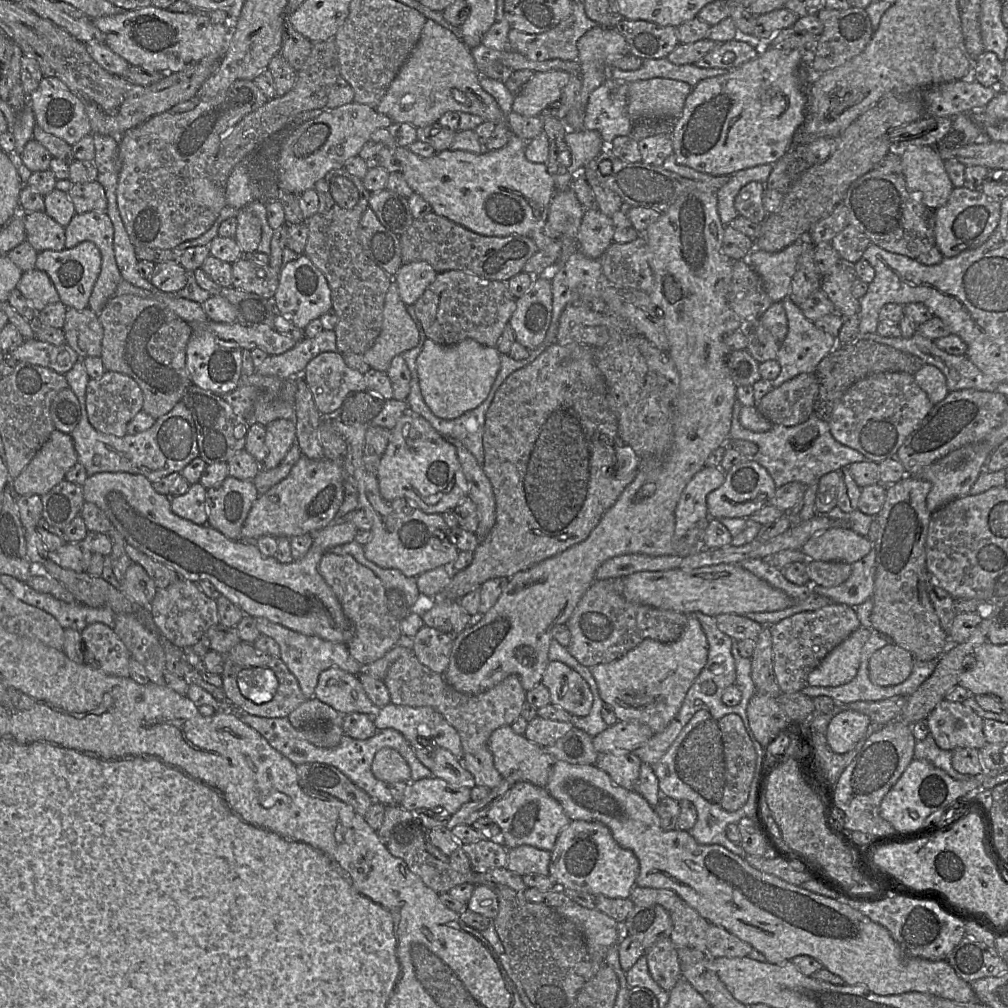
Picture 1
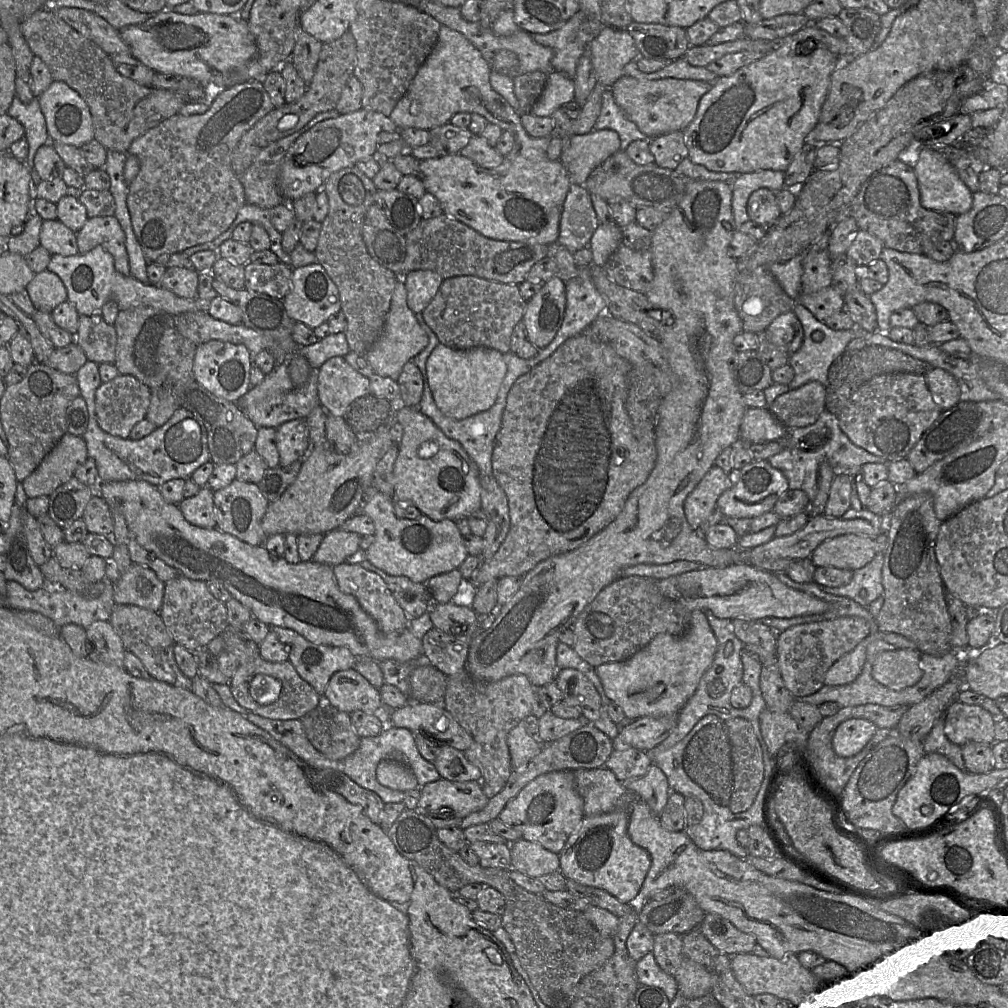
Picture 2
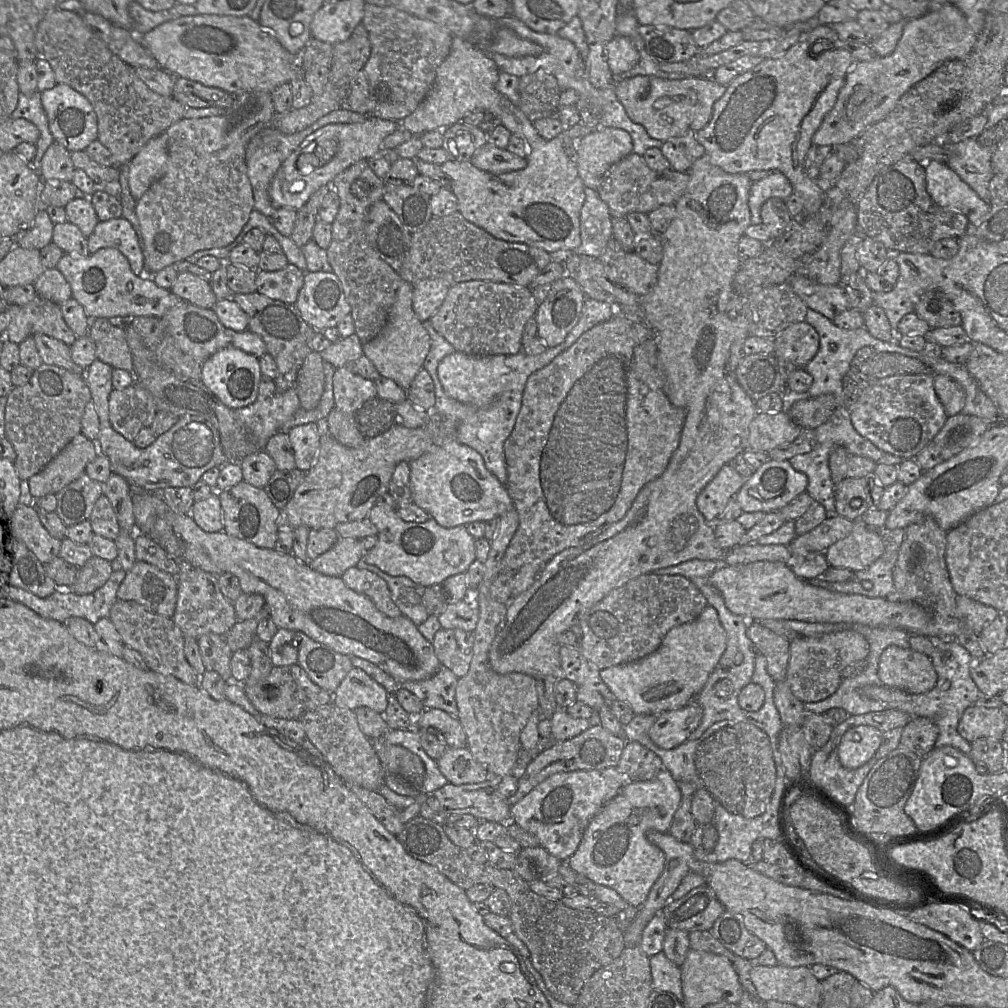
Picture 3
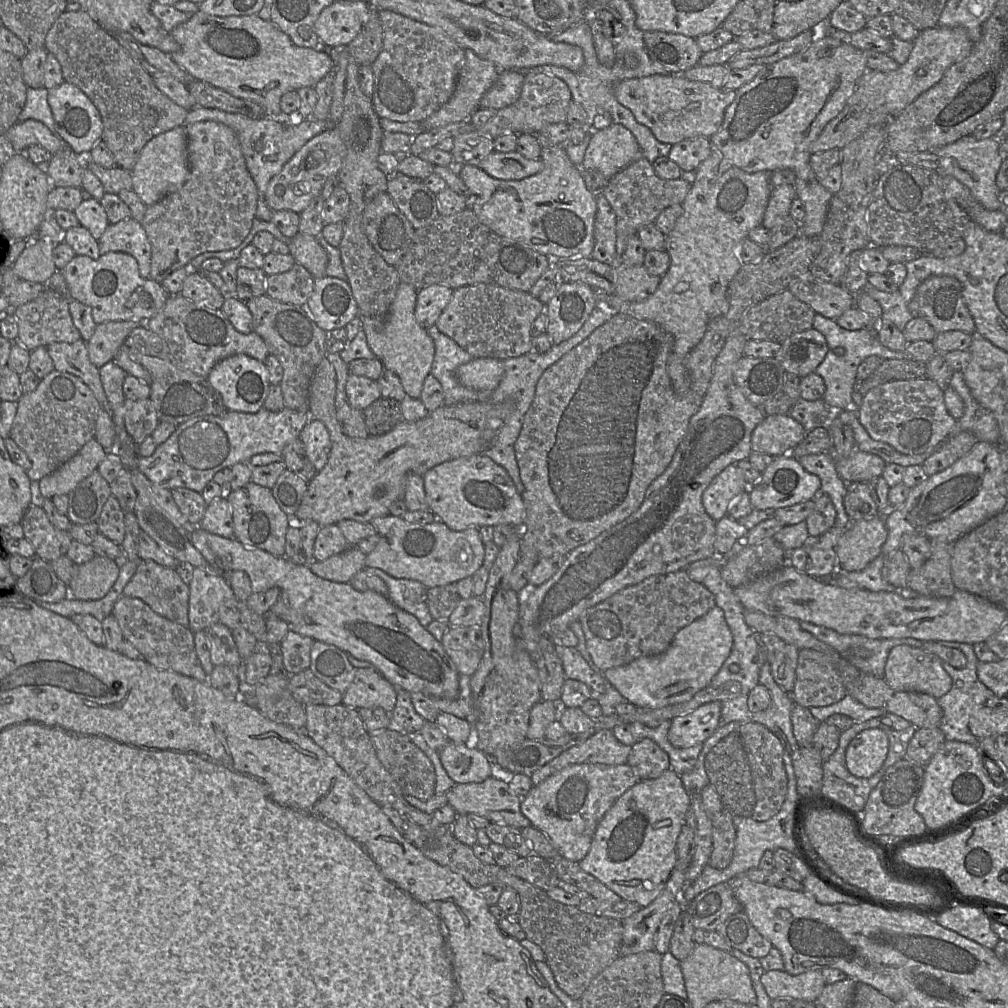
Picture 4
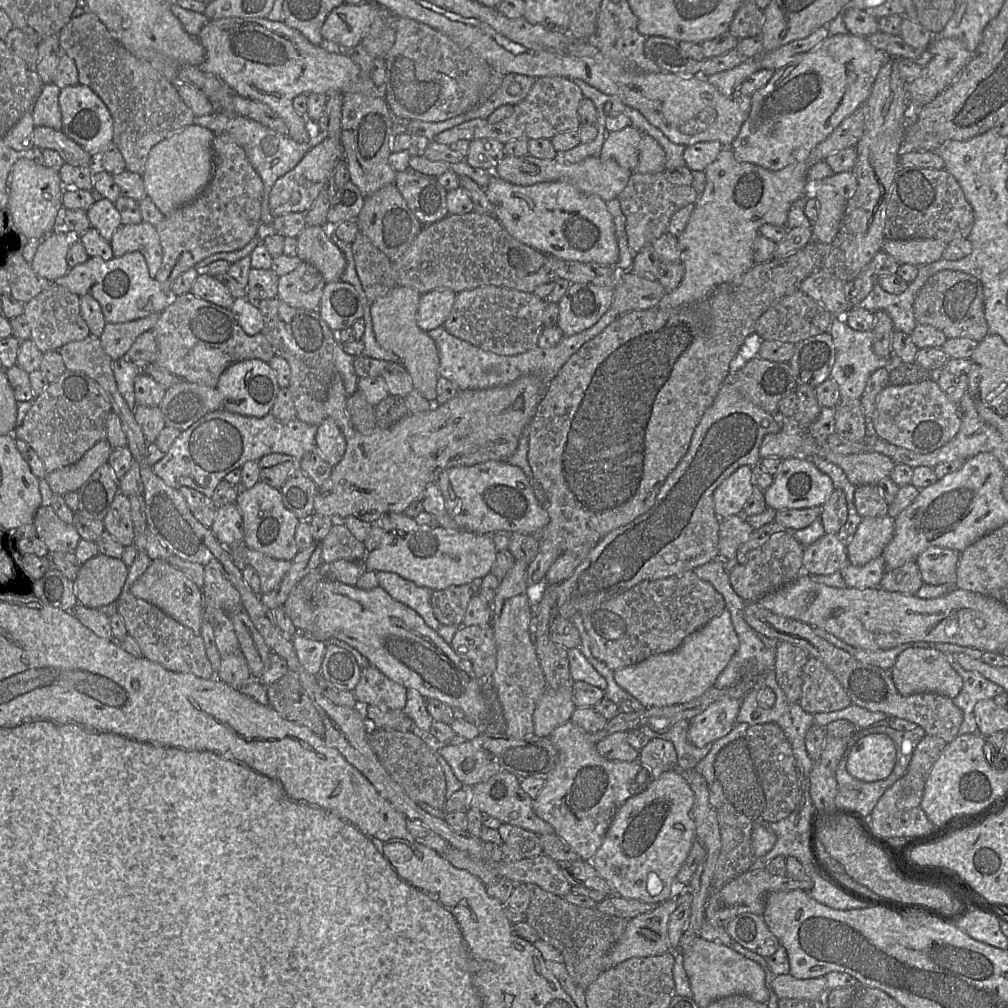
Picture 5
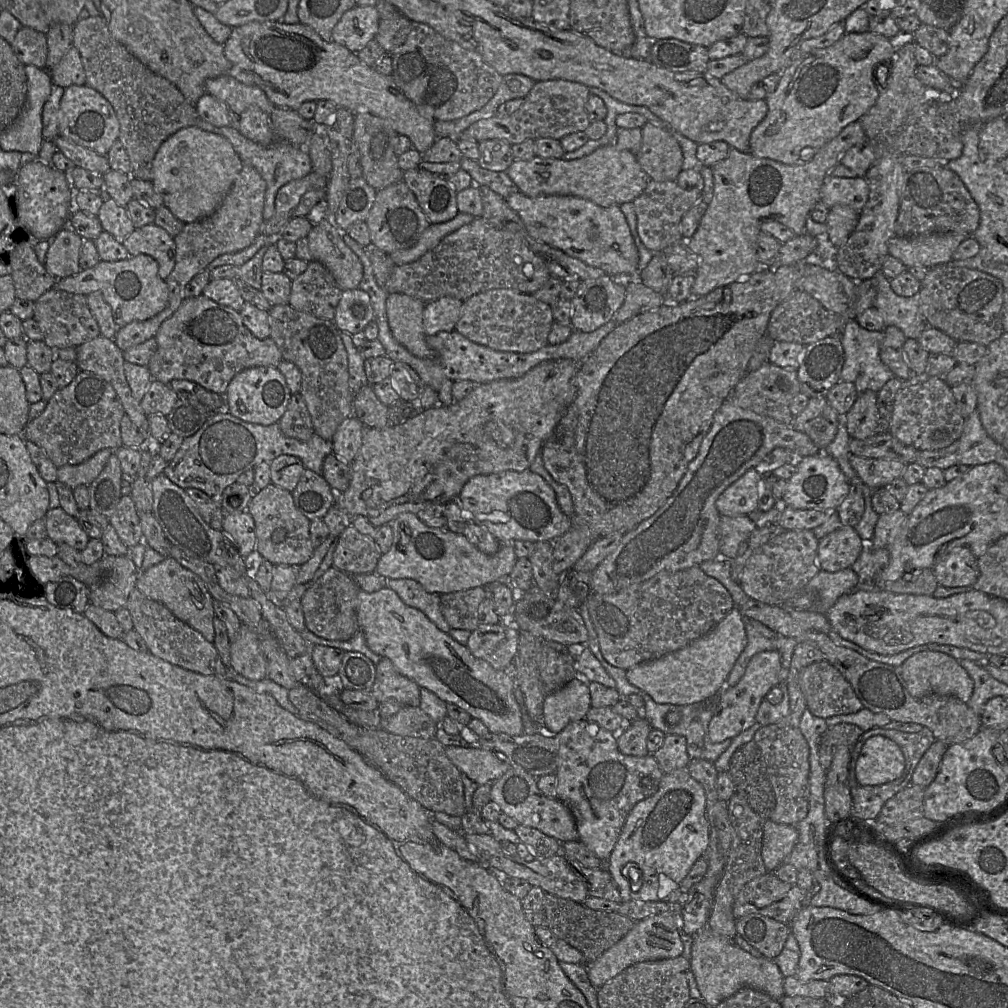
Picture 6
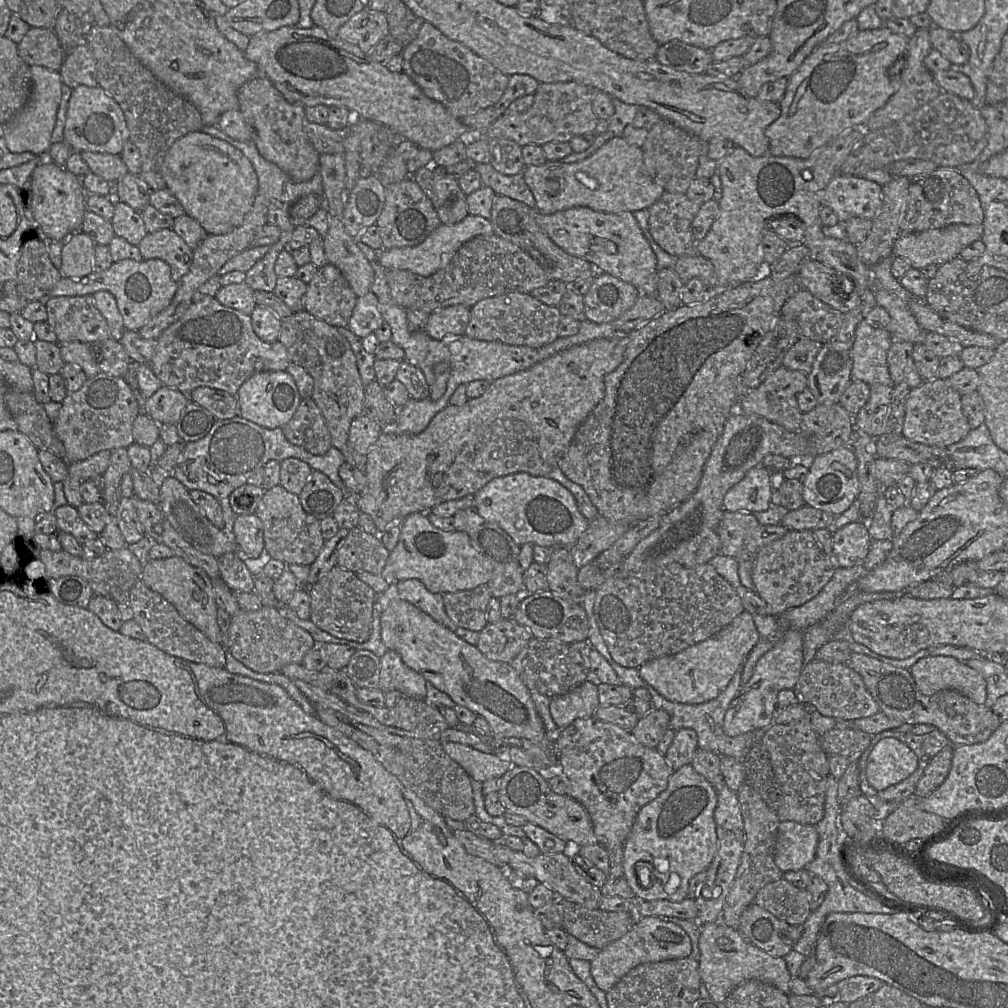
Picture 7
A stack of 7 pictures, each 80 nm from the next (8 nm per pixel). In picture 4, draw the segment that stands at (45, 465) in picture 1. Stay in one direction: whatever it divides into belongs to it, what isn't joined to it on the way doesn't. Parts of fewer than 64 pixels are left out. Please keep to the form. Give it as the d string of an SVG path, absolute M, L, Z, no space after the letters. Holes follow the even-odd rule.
M89 440L75 456L38 481L41 494L46 499L69 494L97 469L107 453L108 451L98 441Z

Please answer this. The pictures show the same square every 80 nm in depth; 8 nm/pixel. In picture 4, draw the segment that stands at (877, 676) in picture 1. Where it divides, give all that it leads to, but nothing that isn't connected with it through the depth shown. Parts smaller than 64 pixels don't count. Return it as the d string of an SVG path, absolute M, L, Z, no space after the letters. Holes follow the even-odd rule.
M895 646L887 657L883 678L896 691L916 691L938 699L952 687L952 678L942 663L922 648Z

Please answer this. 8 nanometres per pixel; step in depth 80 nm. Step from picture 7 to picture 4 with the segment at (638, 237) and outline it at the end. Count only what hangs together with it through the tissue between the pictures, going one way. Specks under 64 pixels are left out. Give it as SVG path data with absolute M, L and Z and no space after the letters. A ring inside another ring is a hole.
M542 145L542 151L540 160L543 162L543 168L540 172L530 177L521 180L500 180L487 174L484 170L473 165L462 165L458 172L459 177L464 182L467 188L467 206L477 216L479 221L490 228L497 235L506 238L510 241L514 241L521 245L525 245L532 250L541 253L551 258L590 258L594 247L594 221L597 211L597 205L594 193L591 192L585 185L579 167L572 163L567 156L564 146Z

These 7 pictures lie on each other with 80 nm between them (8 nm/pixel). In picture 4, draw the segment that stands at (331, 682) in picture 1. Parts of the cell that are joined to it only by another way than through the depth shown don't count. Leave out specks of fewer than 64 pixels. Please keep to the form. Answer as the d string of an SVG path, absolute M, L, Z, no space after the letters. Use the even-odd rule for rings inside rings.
M374 667L357 668L352 683L343 692L342 705L355 709L381 707L391 713L397 693L398 688Z

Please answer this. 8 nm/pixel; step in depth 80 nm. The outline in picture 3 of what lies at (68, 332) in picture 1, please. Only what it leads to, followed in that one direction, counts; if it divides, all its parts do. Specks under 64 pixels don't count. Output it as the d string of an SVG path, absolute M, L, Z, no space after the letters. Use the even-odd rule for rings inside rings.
M107 318L90 321L87 335L96 345L97 360L133 373L133 357L127 346L125 328L113 326Z

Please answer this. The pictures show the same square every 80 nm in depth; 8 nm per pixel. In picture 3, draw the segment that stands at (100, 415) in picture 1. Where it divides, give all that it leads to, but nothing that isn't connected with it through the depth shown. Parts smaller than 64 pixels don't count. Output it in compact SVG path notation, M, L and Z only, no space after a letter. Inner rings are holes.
M138 381L123 389L113 389L109 395L108 403L111 426L131 442L142 428L150 426L157 412L151 393Z

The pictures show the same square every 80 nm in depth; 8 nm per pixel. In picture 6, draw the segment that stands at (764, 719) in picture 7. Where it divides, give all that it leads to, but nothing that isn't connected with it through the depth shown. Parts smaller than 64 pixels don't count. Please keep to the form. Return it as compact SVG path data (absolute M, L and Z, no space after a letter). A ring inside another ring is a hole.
M764 651L756 654L749 661L741 679L732 687L724 687L714 705L714 713L708 723L708 738L713 743L732 739L742 731L757 723L756 715L760 704L769 690L784 682L786 669L782 666L778 651Z

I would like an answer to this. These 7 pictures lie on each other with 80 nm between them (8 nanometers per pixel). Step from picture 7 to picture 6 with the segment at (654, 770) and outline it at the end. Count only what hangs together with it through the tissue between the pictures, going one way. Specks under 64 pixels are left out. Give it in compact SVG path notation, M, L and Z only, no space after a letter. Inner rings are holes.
M586 719L570 722L561 732L554 735L557 750L557 778L555 797L565 803L576 821L578 841L582 842L601 861L607 862L627 815L640 801L654 795L665 775L652 754L642 757L624 755L618 750L617 733L590 723Z

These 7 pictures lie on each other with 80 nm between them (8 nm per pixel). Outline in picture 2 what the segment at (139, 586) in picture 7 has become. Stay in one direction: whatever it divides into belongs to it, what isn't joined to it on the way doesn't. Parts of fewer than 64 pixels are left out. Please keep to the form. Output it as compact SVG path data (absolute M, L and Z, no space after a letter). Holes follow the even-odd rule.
M116 604L109 621L121 638L125 649L141 660L151 678L176 687L192 690L193 679L187 677L179 669L174 657L176 643L159 613L135 605Z

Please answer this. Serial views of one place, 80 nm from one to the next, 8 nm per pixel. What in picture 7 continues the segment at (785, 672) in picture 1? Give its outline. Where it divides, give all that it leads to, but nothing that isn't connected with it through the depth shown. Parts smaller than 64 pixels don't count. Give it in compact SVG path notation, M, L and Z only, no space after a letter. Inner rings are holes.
M816 659L805 663L793 690L798 693L805 706L822 716L850 720L880 712L862 677L845 663L830 663Z

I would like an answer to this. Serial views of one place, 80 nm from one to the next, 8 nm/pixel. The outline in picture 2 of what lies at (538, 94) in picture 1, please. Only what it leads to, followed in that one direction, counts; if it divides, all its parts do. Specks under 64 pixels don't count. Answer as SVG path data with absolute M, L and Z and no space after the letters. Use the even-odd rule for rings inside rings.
M552 71L547 74L545 88L530 113L539 117L551 116L555 110L571 101L575 101L574 81L559 71Z

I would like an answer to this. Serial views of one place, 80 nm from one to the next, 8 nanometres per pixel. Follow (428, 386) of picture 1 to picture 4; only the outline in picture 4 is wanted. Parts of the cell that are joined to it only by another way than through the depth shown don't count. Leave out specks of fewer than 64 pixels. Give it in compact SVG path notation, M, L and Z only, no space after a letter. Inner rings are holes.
M475 357L455 370L457 380L476 391L494 390L503 375L502 360L490 357Z

